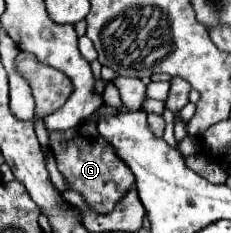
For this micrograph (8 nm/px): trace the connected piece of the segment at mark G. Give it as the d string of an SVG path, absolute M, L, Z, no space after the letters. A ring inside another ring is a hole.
M98 117L92 123L78 125L78 127L68 129L68 131L50 131L48 135L50 135L50 145L52 145L52 151L54 151L56 163L58 163L58 171L66 177L70 187L80 191L86 197L86 201L90 203L92 209L96 209L98 213L108 213L108 211L114 209L114 205L120 201L120 197L124 197L124 193L130 187L134 187L134 177L132 177L132 171L112 153L112 147L98 135L96 121L98 121Z

